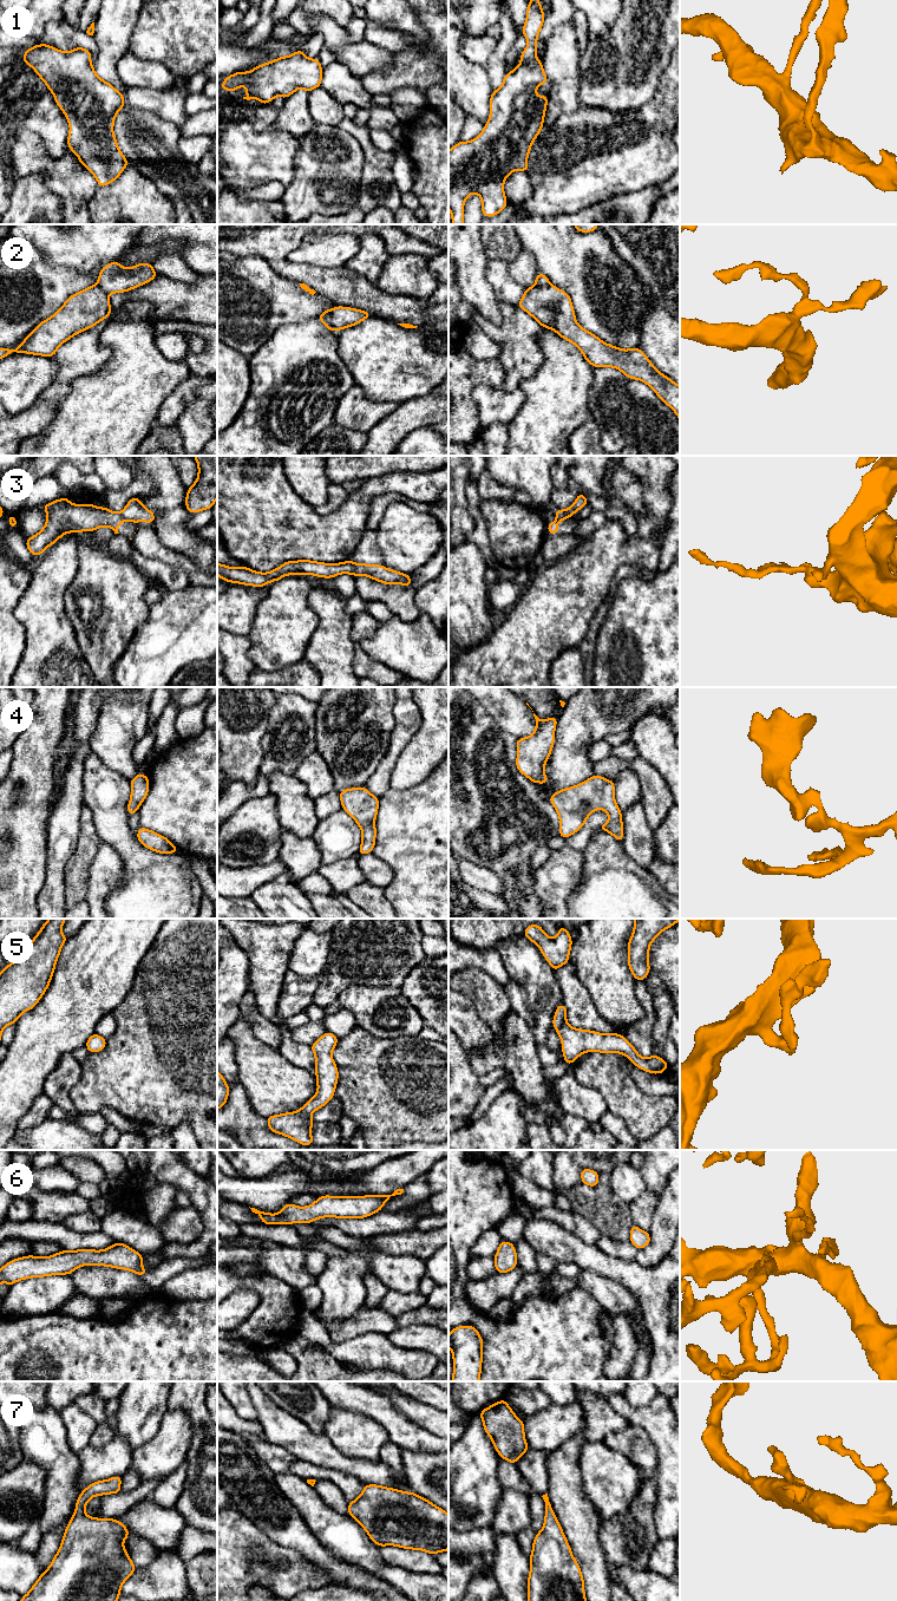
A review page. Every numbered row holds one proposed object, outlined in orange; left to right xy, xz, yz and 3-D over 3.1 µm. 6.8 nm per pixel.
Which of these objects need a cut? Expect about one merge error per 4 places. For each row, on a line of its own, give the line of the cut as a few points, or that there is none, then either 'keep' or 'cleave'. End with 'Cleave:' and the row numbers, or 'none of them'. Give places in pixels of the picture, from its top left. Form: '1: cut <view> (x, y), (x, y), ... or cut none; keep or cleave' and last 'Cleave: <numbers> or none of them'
1: cut none; keep
2: cut xz (331, 309), (331, 324), (335, 329); cleave
3: cut xz (354, 563), (352, 574); cleave
4: cut none; keep
5: cut none; keep
6: cut none; keep
7: cut none; keep
Cleave: 2, 3

